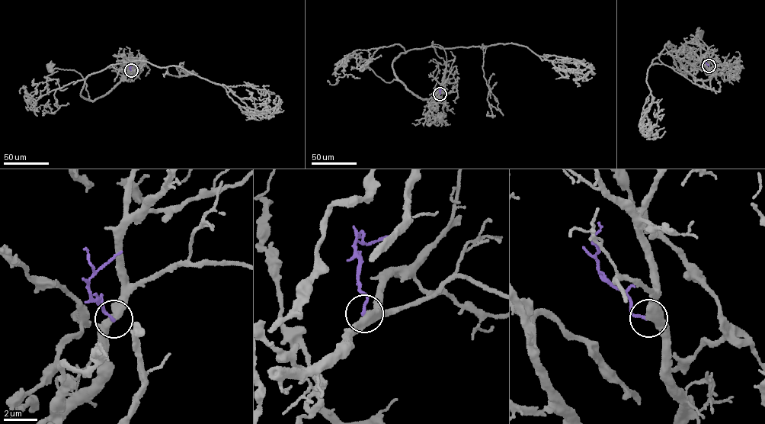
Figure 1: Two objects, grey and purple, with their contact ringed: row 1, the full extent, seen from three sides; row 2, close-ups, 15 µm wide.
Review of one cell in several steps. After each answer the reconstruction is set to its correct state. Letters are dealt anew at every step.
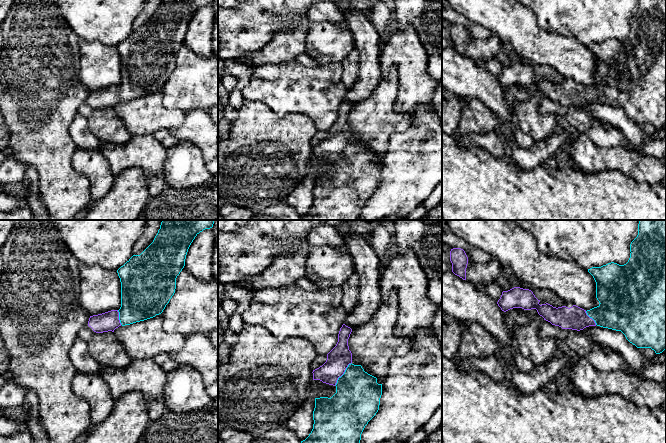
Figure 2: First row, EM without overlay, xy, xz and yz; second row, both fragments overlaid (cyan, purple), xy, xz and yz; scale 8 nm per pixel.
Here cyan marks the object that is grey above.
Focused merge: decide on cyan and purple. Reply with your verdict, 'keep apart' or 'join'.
join

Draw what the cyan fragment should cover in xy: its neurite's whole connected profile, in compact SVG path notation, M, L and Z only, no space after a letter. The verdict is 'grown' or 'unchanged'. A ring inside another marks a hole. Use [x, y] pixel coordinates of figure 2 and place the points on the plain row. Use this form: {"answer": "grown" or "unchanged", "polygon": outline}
{"answer": "grown", "polygon": "M161 0L153 18L140 31L133 31L117 46L121 58L120 85L90 92L88 102L96 109L114 108L121 101L130 101L161 90L175 69L176 54L185 42L186 31L191 19L200 8L212 3L213 0Z"}

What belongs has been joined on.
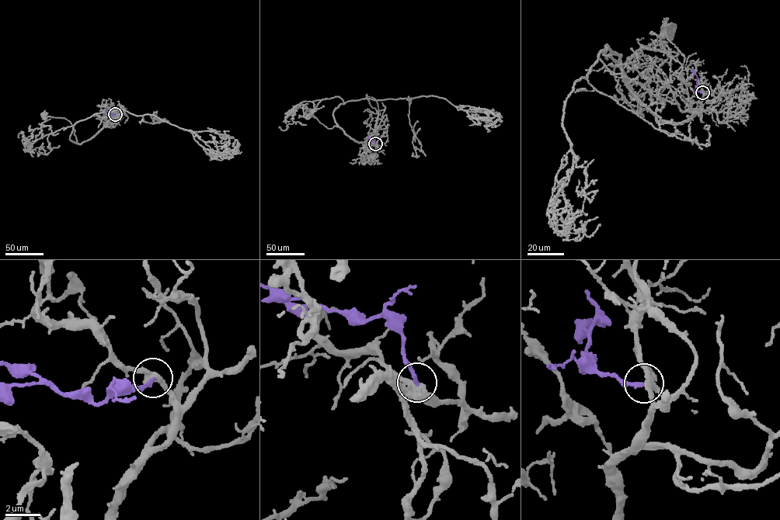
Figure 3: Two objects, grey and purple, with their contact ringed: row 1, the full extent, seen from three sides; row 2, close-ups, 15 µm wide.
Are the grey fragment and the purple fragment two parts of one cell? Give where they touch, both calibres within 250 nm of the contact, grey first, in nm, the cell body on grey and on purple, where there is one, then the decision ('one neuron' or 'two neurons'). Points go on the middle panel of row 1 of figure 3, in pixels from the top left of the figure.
(375, 143) | 400/240 nm | grey (308, 115) | purple none | two neurons

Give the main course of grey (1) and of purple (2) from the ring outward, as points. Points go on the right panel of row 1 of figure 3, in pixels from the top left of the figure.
1: (702, 92), (703, 110), (682, 123), (658, 121), (658, 91), (684, 57), (665, 35), (668, 38), (667, 28)
2: (702, 92), (696, 91), (698, 78), (691, 71)

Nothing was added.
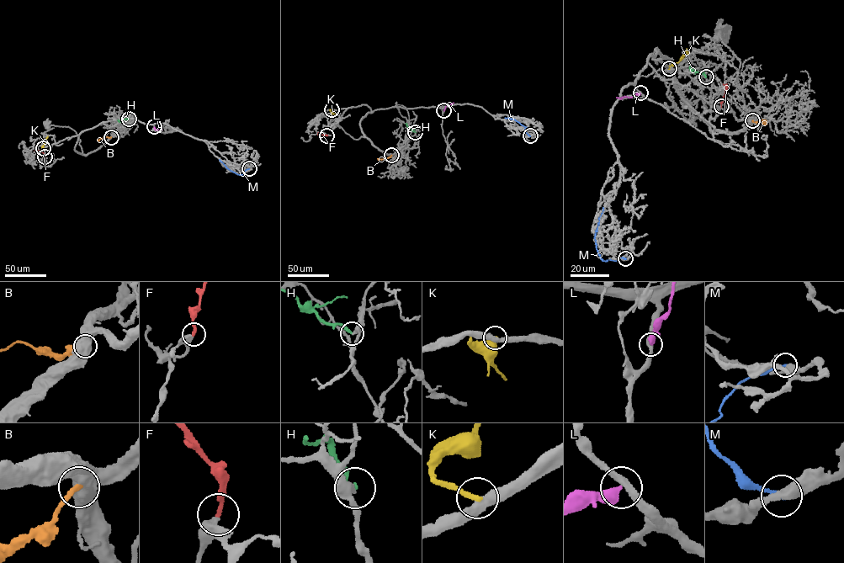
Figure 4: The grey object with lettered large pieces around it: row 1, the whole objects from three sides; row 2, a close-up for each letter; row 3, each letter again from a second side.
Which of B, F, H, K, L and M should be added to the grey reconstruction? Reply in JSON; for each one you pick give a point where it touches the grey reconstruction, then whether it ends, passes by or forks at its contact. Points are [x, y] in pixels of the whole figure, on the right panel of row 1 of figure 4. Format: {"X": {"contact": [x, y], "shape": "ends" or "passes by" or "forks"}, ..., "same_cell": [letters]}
{"F": {"contact": [721, 106], "shape": "ends"}, "same_cell": ["F"]}

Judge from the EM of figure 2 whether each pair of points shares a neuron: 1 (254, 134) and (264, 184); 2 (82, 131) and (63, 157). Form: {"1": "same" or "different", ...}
{"1": "same", "2": "different"}

